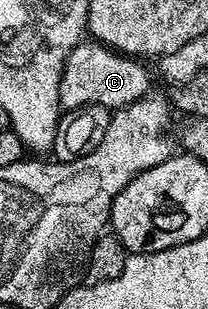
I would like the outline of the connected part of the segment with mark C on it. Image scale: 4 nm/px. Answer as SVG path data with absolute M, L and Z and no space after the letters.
M83 41L73 47L60 77L58 102L66 111L84 105L117 109L143 99L151 90L150 79L137 58L121 54L94 41Z

